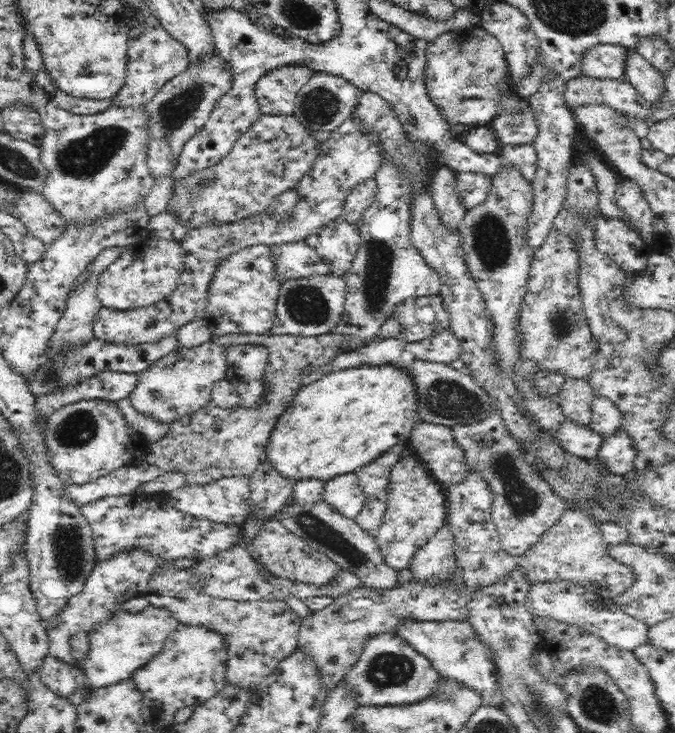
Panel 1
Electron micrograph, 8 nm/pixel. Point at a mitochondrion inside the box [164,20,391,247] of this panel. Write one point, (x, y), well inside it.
(320, 106)

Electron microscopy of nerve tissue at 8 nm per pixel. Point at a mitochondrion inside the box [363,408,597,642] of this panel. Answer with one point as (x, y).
(522, 500)

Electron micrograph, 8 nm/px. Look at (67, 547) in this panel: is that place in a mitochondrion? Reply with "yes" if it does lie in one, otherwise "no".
yes

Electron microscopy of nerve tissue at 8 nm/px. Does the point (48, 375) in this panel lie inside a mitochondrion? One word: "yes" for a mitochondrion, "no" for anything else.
yes

